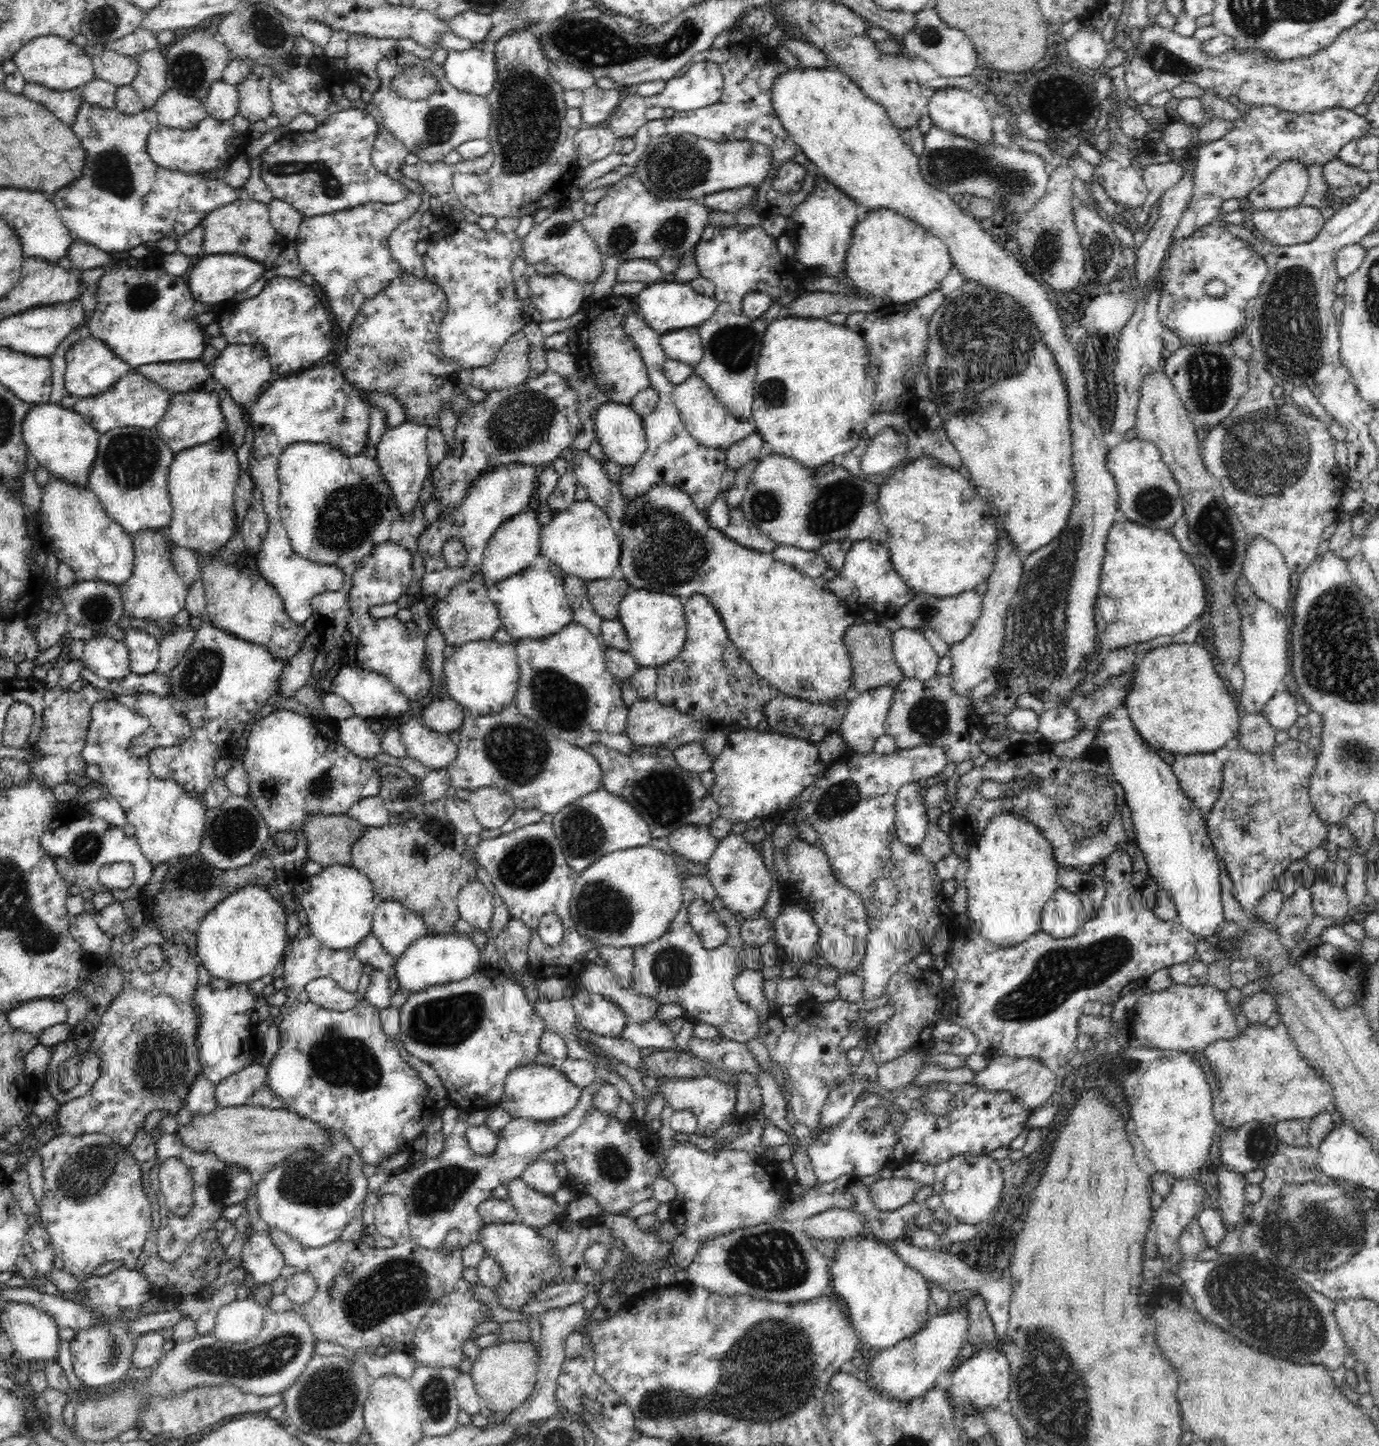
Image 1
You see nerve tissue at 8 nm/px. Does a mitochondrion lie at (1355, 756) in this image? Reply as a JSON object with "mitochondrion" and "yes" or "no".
{"mitochondrion":"yes"}

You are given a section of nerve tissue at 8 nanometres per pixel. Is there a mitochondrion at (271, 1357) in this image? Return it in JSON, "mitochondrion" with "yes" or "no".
{"mitochondrion":"yes"}

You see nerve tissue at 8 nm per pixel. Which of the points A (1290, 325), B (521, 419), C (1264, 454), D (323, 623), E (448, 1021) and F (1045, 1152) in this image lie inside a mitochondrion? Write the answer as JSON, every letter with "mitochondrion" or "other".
{"A":"mitochondrion","B":"mitochondrion","C":"mitochondrion","D":"other","E":"mitochondrion","F":"other"}

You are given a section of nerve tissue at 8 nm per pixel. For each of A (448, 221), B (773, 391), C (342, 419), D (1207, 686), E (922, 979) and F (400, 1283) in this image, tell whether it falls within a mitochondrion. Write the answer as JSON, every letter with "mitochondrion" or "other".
{"A":"other","B":"mitochondrion","C":"mitochondrion","D":"other","E":"other","F":"mitochondrion"}

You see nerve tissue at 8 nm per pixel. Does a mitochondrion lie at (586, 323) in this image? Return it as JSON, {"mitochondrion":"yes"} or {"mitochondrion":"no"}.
{"mitochondrion":"no"}

